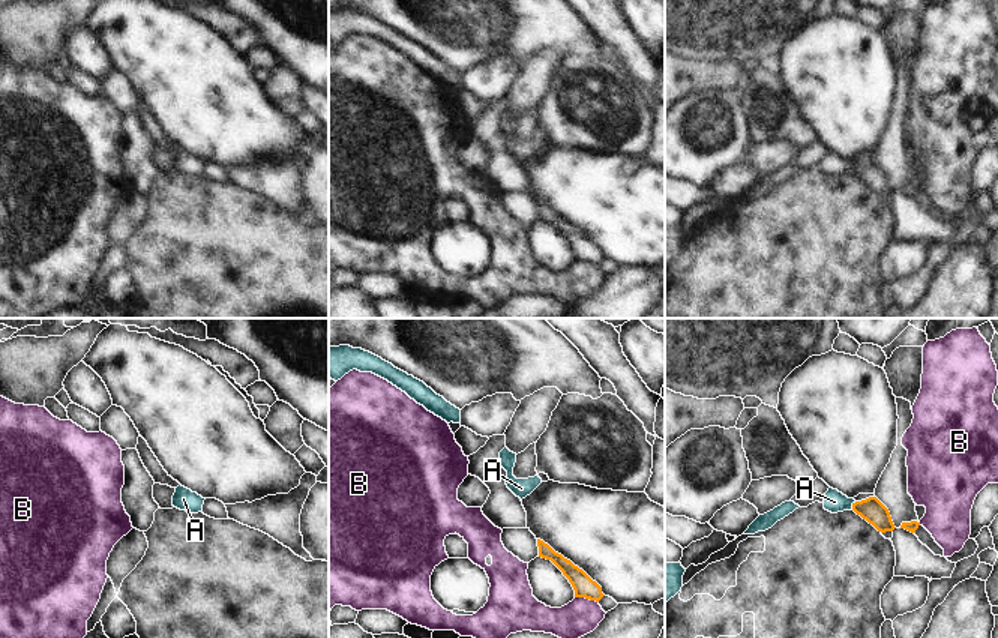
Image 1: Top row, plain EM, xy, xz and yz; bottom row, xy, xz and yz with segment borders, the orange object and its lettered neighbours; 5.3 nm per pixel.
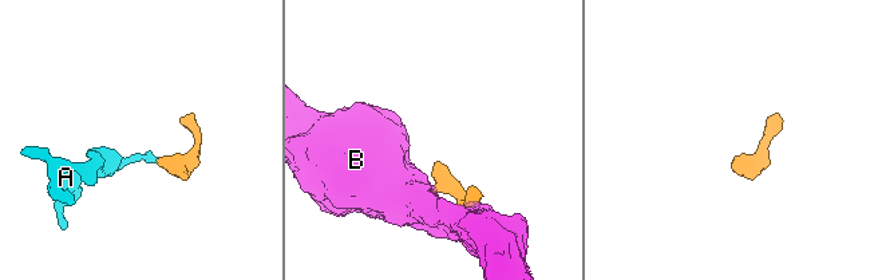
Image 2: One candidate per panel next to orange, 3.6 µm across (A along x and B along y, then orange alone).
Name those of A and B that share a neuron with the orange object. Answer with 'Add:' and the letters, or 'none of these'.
Add: A.

